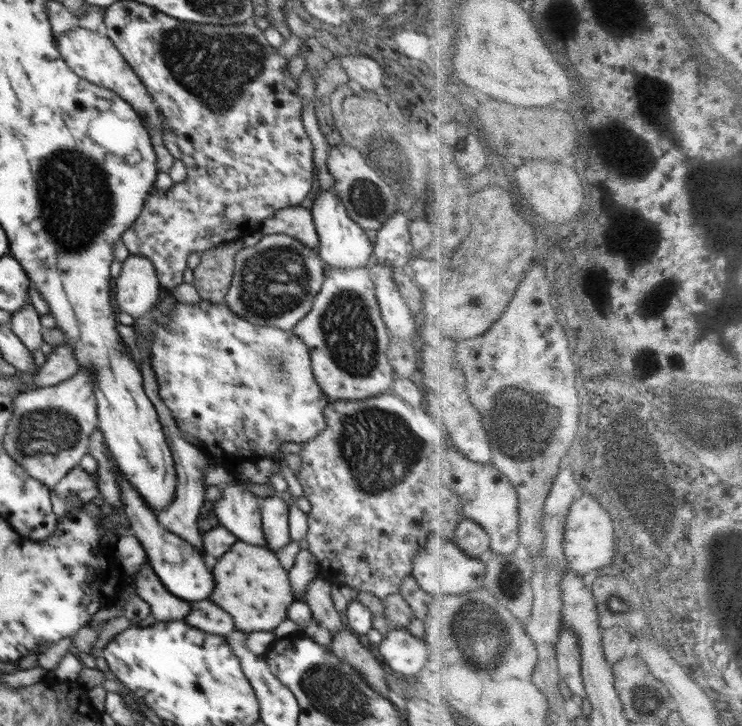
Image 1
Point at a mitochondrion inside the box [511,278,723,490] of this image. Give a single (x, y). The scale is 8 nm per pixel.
(654, 303)

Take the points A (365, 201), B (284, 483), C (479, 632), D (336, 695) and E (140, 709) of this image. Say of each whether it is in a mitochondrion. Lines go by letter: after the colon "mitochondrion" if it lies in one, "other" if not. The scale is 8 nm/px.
A: mitochondrion
B: other
C: mitochondrion
D: mitochondrion
E: other

